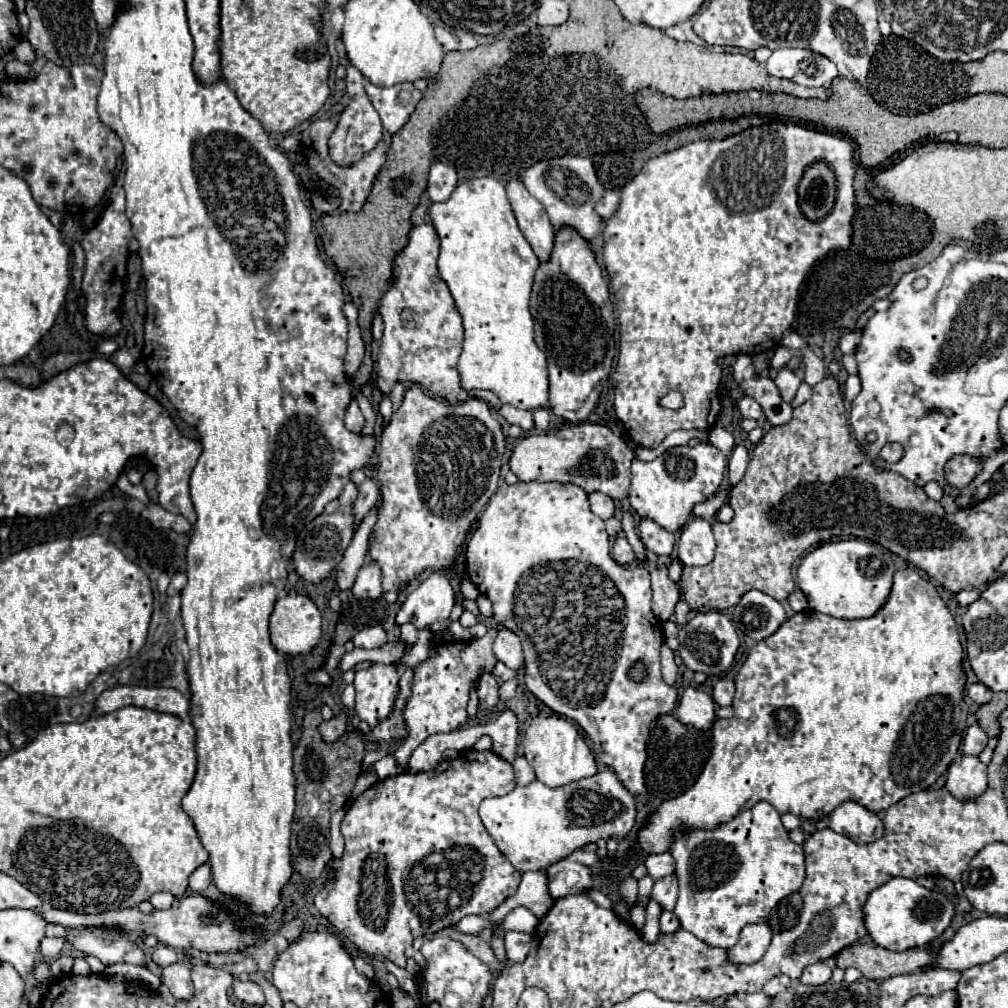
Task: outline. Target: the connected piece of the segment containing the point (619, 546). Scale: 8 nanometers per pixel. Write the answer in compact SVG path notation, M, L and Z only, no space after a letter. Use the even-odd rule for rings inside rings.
M618 536L618 538L616 538L614 548L612 548L612 556L614 556L614 560L616 560L618 564L630 564L630 562L636 560L634 550L632 550L632 546L628 544L628 540L626 540L624 536Z

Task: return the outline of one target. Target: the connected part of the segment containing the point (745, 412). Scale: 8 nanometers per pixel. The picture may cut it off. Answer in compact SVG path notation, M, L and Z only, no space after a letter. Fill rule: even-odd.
M744 396L744 398L740 400L738 408L740 408L740 414L742 414L744 418L754 418L754 420L758 420L758 418L762 416L762 408L760 408L760 404L758 404L752 396Z

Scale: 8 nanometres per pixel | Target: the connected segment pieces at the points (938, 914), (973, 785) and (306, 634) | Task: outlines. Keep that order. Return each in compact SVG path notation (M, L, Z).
M890 878L874 892L870 892L862 912L864 926L874 944L892 952L904 952L908 948L926 946L936 940L948 928L954 916L954 906L946 898L946 894L938 890L926 890L924 886L908 878Z
M962 756L960 760L952 762L946 778L946 788L960 800L976 798L988 786L986 764L982 764L978 756Z
M302 594L278 598L270 616L270 640L282 654L308 654L320 640L322 616Z

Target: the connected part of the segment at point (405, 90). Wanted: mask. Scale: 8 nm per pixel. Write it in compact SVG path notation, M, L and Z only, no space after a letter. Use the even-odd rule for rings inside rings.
M368 82L366 94L376 112L380 114L383 128L390 134L402 128L402 124L408 120L410 112L422 98L422 92L416 90L412 82L394 84L390 88L380 88Z

